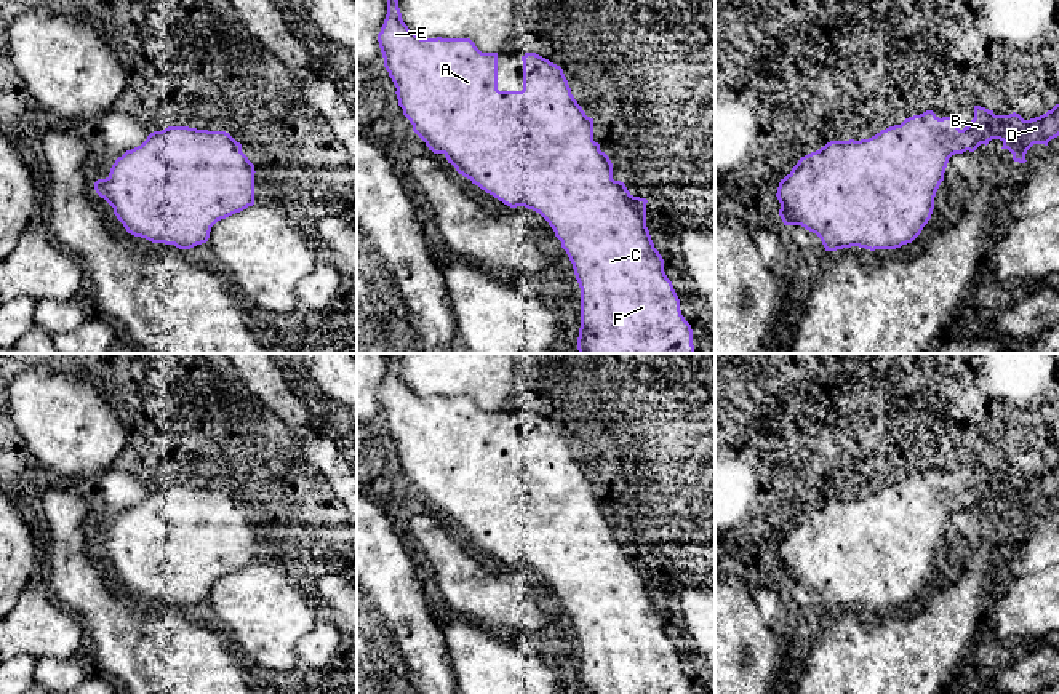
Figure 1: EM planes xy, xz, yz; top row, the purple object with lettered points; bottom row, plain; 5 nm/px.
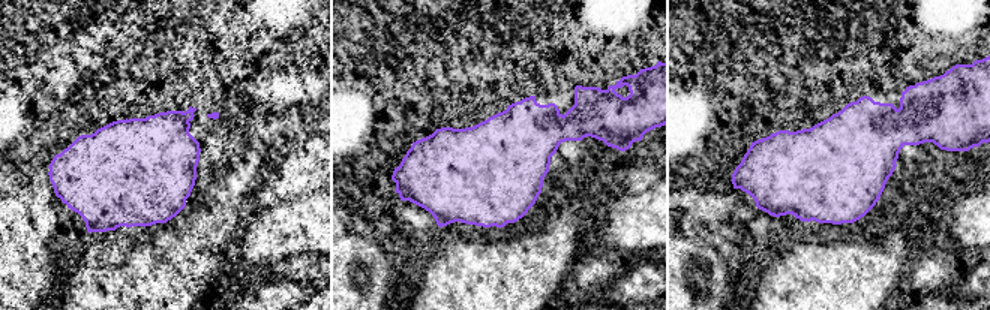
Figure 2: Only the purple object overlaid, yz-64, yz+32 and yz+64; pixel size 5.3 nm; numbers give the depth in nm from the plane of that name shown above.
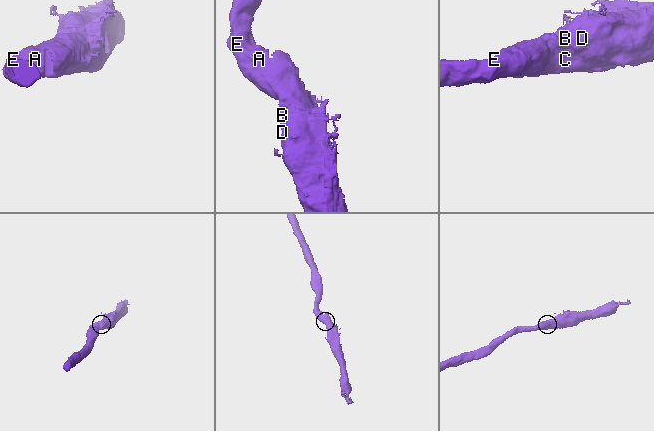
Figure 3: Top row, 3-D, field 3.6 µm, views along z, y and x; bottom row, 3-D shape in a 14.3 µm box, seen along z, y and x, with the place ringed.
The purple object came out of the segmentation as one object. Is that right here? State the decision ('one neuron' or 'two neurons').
one neuron

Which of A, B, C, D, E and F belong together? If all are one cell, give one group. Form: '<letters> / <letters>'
A B C D E F

